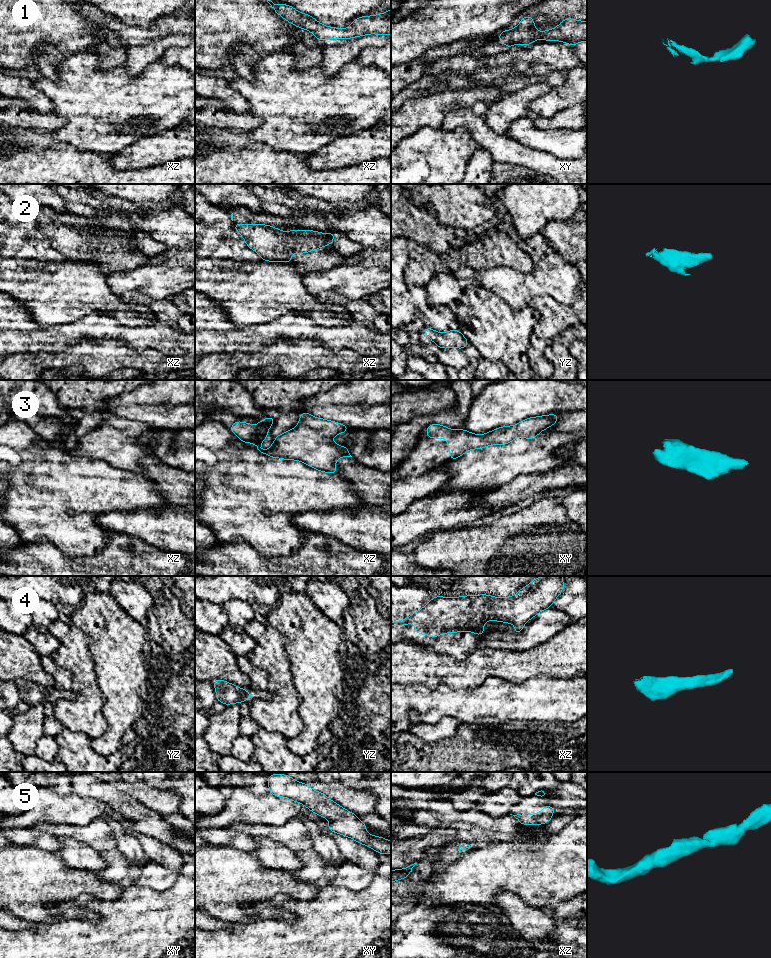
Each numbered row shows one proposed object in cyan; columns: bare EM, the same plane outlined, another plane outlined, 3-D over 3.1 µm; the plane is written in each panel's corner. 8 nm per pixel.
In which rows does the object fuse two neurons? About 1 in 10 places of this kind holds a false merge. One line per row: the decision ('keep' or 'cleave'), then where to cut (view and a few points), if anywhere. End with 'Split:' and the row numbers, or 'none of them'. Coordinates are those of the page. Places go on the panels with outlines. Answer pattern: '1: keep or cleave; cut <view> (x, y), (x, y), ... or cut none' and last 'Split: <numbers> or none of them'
1: keep; cut none
2: keep; cut none
3: keep; cut none
4: keep; cut none
5: keep; cut none
Split: none of them

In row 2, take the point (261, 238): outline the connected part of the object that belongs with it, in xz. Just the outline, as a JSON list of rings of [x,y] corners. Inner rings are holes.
[[[234,223],[233,228],[244,238],[247,246],[256,251],[263,261],[292,263],[291,254],[305,254],[330,245],[335,232],[323,234],[311,230],[290,230],[284,233],[264,224]]]

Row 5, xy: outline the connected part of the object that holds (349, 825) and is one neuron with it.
[[[284,774],[268,775],[269,792],[276,797],[285,797],[306,806],[320,817],[330,820],[328,830],[350,837],[356,842],[372,848],[379,854],[391,853],[391,842],[383,837],[368,835],[366,825],[325,794],[313,790],[306,783],[295,781]]]

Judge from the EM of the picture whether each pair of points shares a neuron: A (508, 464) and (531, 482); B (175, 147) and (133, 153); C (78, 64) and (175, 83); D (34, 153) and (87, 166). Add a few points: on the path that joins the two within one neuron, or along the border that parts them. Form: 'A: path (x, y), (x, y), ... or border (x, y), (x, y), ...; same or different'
A: border (545, 471), (520, 474), (501, 486); different
B: path (165, 148), (143, 153); same
C: path (102, 87), (104, 89), (151, 89); same
D: path (47, 166), (74, 166); same

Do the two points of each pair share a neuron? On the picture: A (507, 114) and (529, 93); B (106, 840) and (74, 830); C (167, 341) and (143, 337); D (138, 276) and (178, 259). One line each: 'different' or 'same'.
A: same
B: same
C: same
D: same

